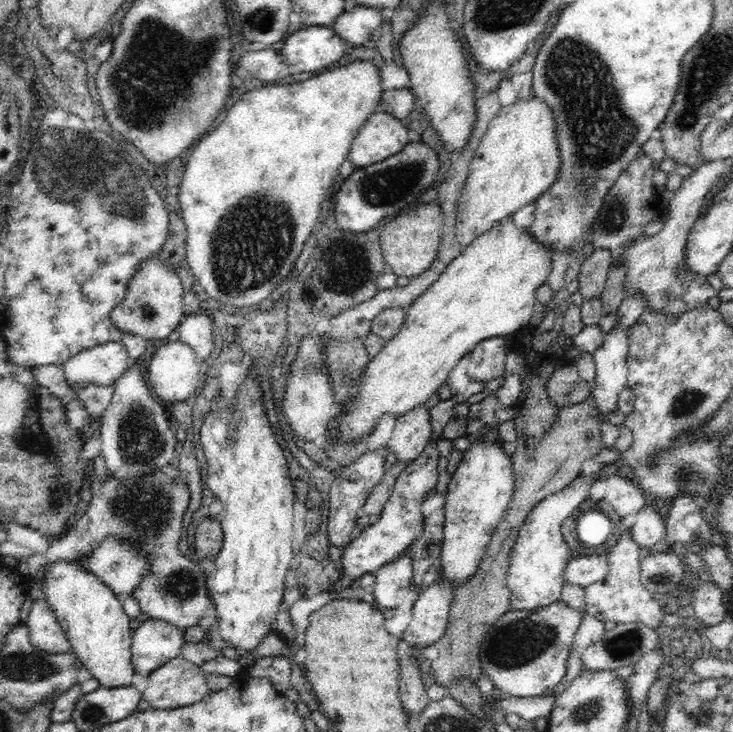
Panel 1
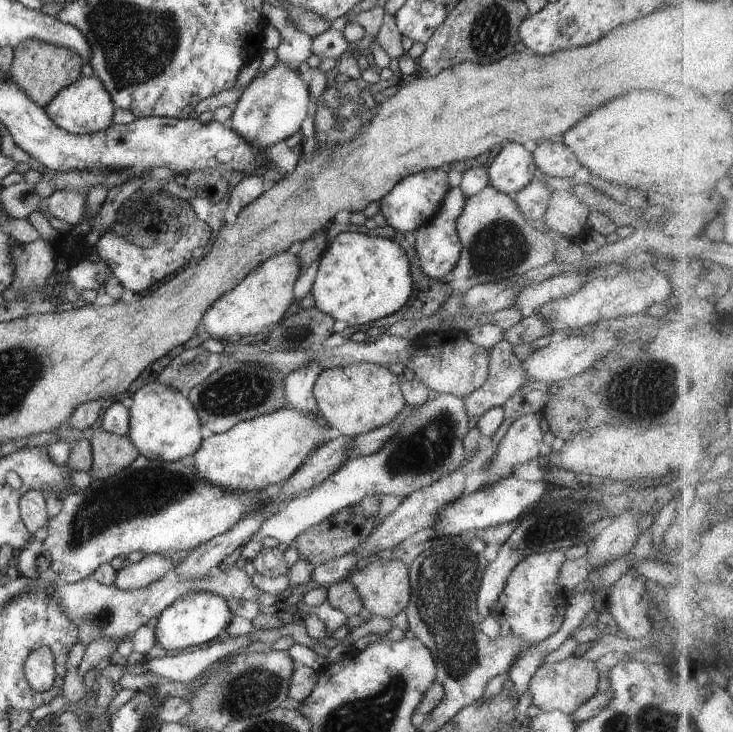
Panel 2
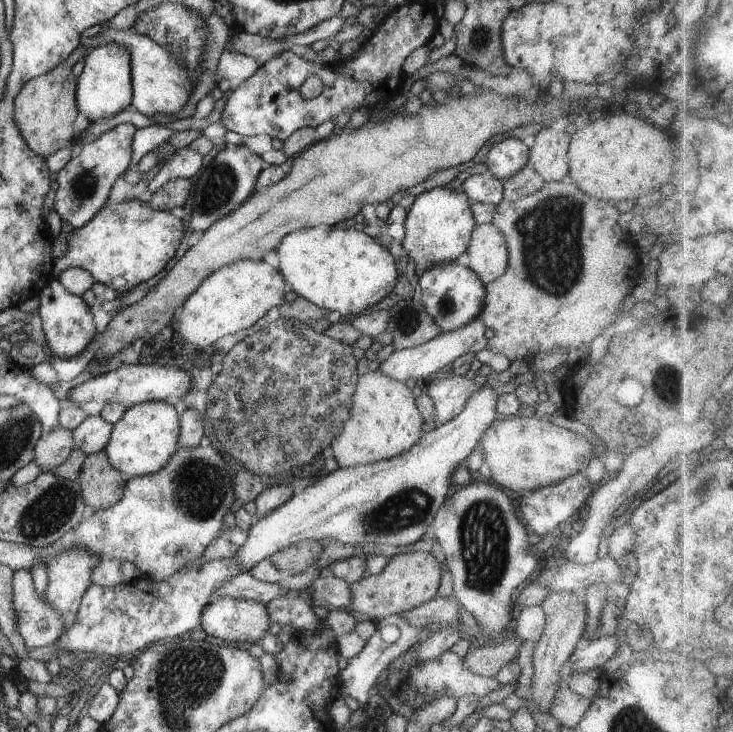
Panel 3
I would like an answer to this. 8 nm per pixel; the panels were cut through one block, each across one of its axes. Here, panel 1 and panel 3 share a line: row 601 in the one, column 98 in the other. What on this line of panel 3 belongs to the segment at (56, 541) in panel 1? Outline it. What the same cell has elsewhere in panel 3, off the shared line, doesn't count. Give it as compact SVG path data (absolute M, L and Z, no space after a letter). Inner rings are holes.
M121 119L115 128L98 136L94 142L84 144L82 152L57 173L58 189L53 208L62 222L68 222L77 229L88 224L104 208L116 179L121 178L130 167L132 142L136 134L135 126Z

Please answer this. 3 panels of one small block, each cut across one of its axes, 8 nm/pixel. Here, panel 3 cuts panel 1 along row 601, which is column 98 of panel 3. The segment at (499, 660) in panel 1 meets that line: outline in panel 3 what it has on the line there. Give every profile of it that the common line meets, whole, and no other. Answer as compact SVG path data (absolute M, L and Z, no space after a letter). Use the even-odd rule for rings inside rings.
M74 548L74 550L64 550L62 554L58 554L54 560L50 560L50 562L46 564L48 586L42 596L48 600L50 606L52 606L52 608L58 612L58 616L62 618L64 631L68 630L68 628L72 628L84 592L92 586L90 572L92 572L92 568L100 561L101 559L98 558L94 552L84 550L84 548Z

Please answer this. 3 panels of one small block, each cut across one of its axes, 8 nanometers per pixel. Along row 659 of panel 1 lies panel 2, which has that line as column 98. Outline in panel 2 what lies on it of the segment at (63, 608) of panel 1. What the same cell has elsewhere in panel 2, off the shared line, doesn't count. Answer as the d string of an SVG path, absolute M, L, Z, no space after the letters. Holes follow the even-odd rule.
M95 74L89 77L82 75L76 82L62 88L44 110L58 128L78 136L108 129L115 112L110 94Z

